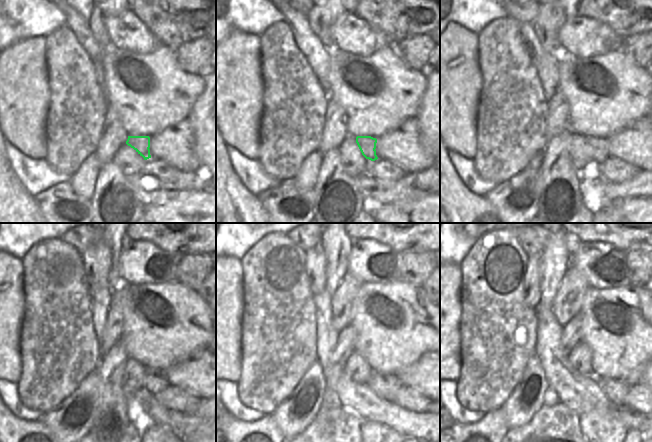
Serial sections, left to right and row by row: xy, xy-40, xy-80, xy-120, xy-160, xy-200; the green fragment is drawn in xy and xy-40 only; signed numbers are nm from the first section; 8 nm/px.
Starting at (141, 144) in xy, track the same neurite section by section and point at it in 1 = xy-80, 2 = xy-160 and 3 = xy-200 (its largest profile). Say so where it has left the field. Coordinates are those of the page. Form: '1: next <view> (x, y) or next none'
1: next xy-80 (599, 153)
2: next xy-160 (386, 386)
3: next xy-200 (615, 390)

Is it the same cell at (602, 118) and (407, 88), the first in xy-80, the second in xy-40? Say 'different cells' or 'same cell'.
same cell

